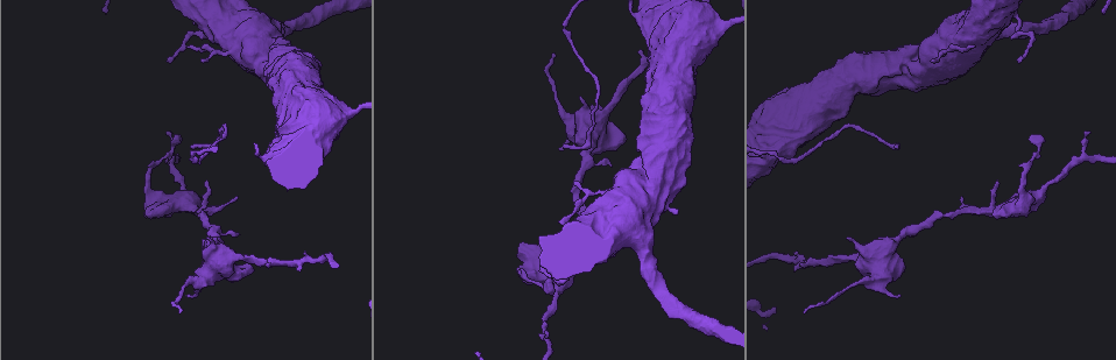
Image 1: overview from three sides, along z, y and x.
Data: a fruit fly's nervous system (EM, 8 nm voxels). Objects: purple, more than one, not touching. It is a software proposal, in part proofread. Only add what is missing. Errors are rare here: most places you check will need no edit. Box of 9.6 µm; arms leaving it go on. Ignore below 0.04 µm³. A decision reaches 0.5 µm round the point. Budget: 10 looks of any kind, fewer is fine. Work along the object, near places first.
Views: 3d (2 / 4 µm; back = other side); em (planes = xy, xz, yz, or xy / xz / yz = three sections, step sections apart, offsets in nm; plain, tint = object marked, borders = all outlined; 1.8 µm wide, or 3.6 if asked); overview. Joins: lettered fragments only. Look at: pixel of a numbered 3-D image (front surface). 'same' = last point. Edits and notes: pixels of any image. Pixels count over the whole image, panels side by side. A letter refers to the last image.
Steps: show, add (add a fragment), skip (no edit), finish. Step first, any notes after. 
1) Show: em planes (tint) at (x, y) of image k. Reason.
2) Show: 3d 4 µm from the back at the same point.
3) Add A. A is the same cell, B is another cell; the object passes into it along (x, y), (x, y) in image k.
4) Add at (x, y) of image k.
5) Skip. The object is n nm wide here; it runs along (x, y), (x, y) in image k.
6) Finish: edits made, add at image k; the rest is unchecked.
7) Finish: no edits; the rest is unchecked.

Show: 3d 4 µm at (554, 53) of image 1. An open end.

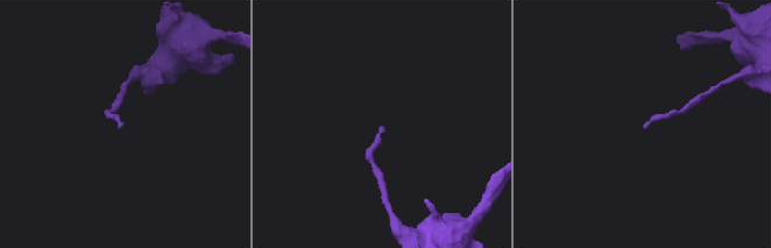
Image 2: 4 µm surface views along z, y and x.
Show: em planes (plain) at (118, 128) of image 2. Need the tissue.

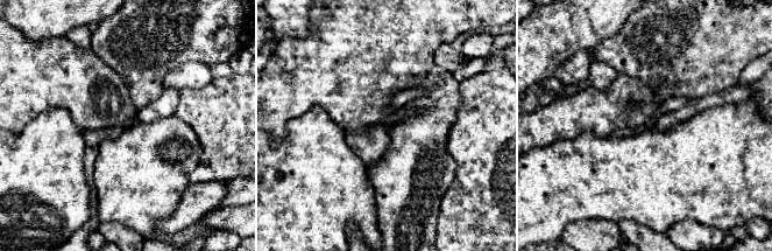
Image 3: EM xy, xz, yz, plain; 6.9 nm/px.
Show: em planes (borders) at the same point. What lies round it.

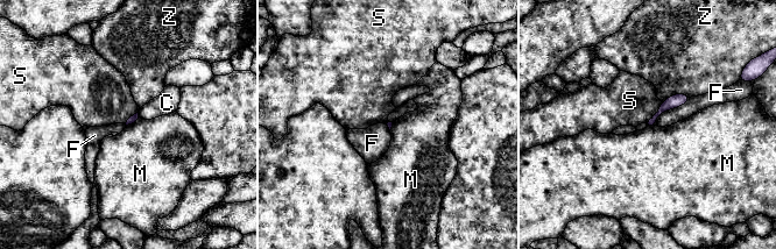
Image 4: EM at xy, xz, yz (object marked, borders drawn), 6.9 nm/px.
Skip. C, F, M, S and Z are other cells; a border runs along (139, 118), (126, 126) in image 4; none of them fits.

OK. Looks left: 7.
Show: 3d 2 µm at (238, 236) of image 1. An open end.

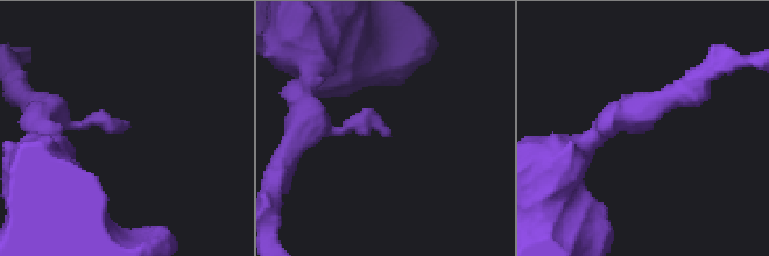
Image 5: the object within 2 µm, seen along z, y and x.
Show: em xz step 8 (borders) at (389, 135) of image 5.

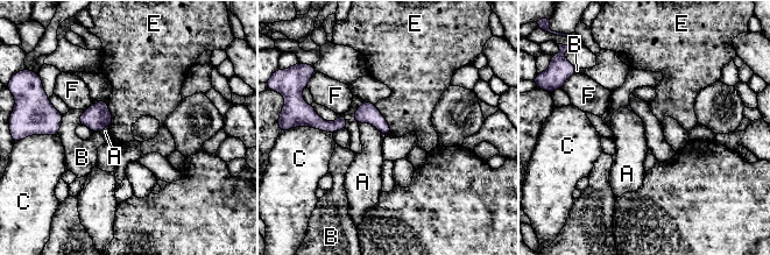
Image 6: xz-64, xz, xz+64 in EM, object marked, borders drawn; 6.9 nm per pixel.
Skip. A, B, C, E and F are other cells; a border runs along (374, 105), (391, 132) in image 6; none of them fits.

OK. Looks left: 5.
Show: 3d 4 µm at (559, 150) of image 1. An open end.

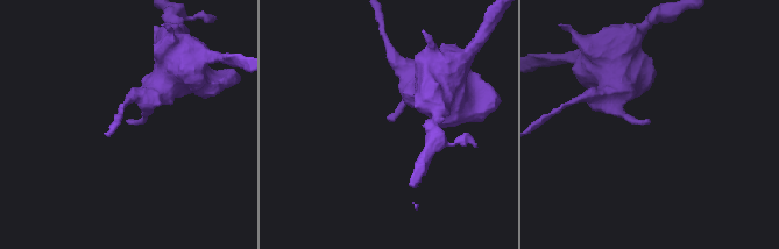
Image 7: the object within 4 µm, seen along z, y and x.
Show: em xz step 8 (tint) at (391, 119) of image 7.

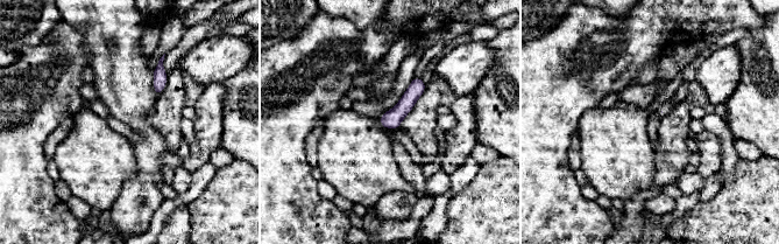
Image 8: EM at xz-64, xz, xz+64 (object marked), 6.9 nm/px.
Show: em planes (borders) at the same point.

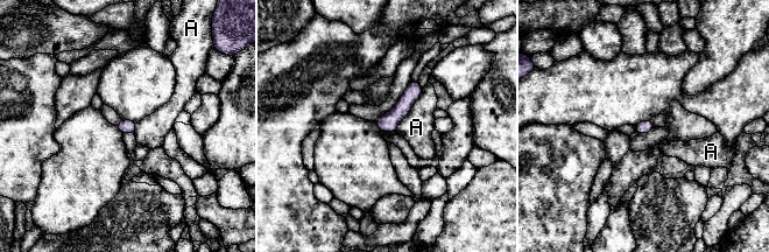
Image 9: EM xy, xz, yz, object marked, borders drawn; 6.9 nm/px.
Skip. The longest contact is with A, 340 nm; A is another cell; no lettered fragment goes on from it.

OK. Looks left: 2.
Show: em xy step 4 (tint) at (206, 238) of image 1. Branch stops here.

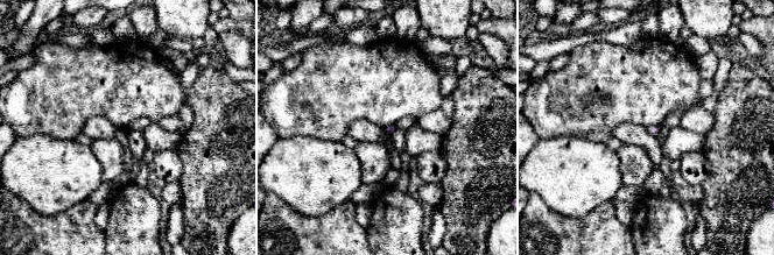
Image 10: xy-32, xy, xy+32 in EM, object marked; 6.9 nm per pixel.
Show: em planes (borders) at the same point. Another direction.

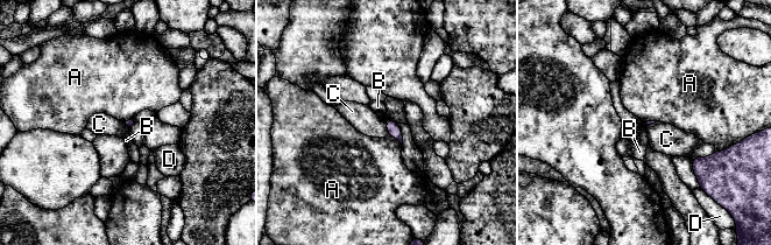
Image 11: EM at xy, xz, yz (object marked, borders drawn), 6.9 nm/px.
Skip. The longest contact is with A, 140 nm; A, B, C and D are other cells; a border runs along (388, 132), (402, 145) in image 11; none of them fits.

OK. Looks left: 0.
Finish: no edits; the rest is unchecked.

